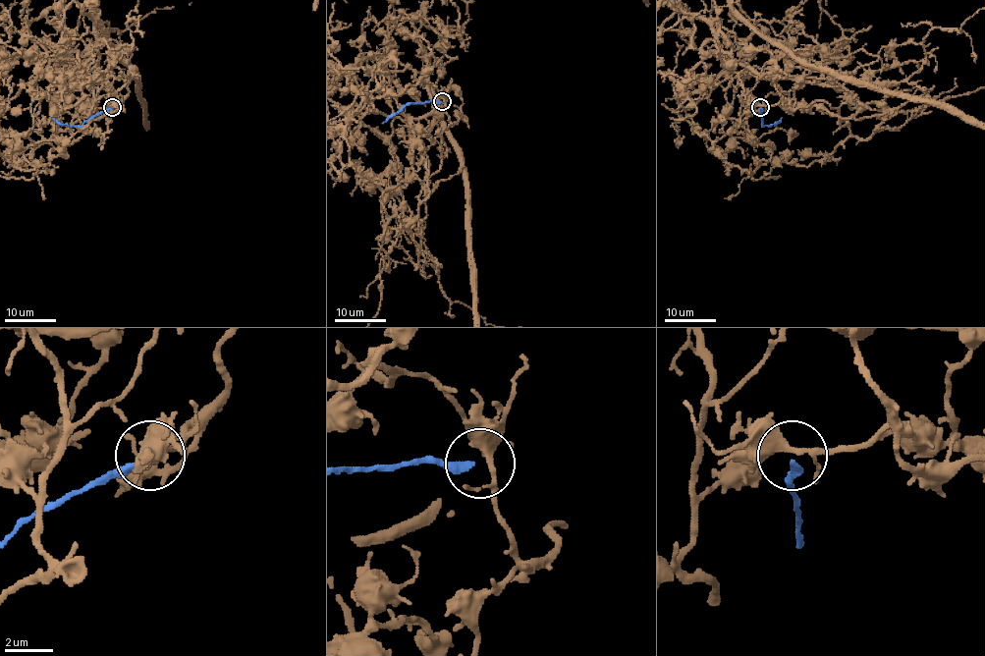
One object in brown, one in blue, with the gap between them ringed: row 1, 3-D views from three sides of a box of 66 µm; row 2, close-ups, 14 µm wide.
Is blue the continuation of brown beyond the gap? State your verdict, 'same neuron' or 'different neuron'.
different neuron

